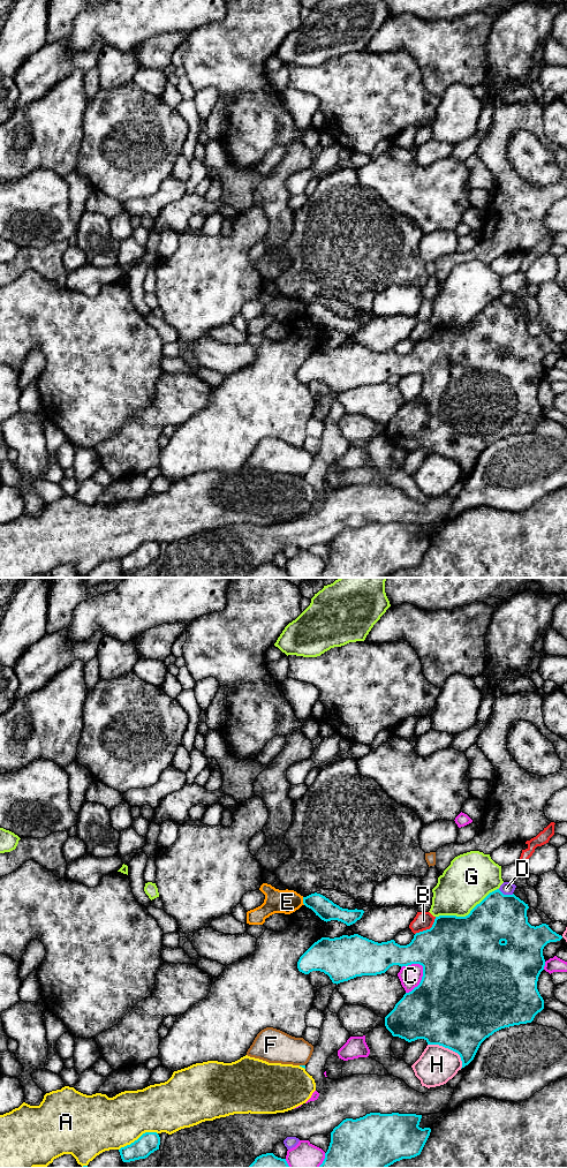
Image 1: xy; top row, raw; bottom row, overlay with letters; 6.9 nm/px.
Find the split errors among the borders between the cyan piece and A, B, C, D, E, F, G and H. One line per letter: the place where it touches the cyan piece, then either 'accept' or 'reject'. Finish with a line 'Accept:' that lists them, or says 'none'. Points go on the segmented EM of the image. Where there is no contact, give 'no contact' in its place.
A: xy (138, 1138) | reject
B: xy (428, 929) | reject
C: xy (421, 980) | reject
D: xy (506, 895) | reject
E: xy (303, 901) | reject
F: xy (302, 1065) | reject
G: xy (468, 914) | reject
H: xy (450, 1048) | reject
Accept: none

